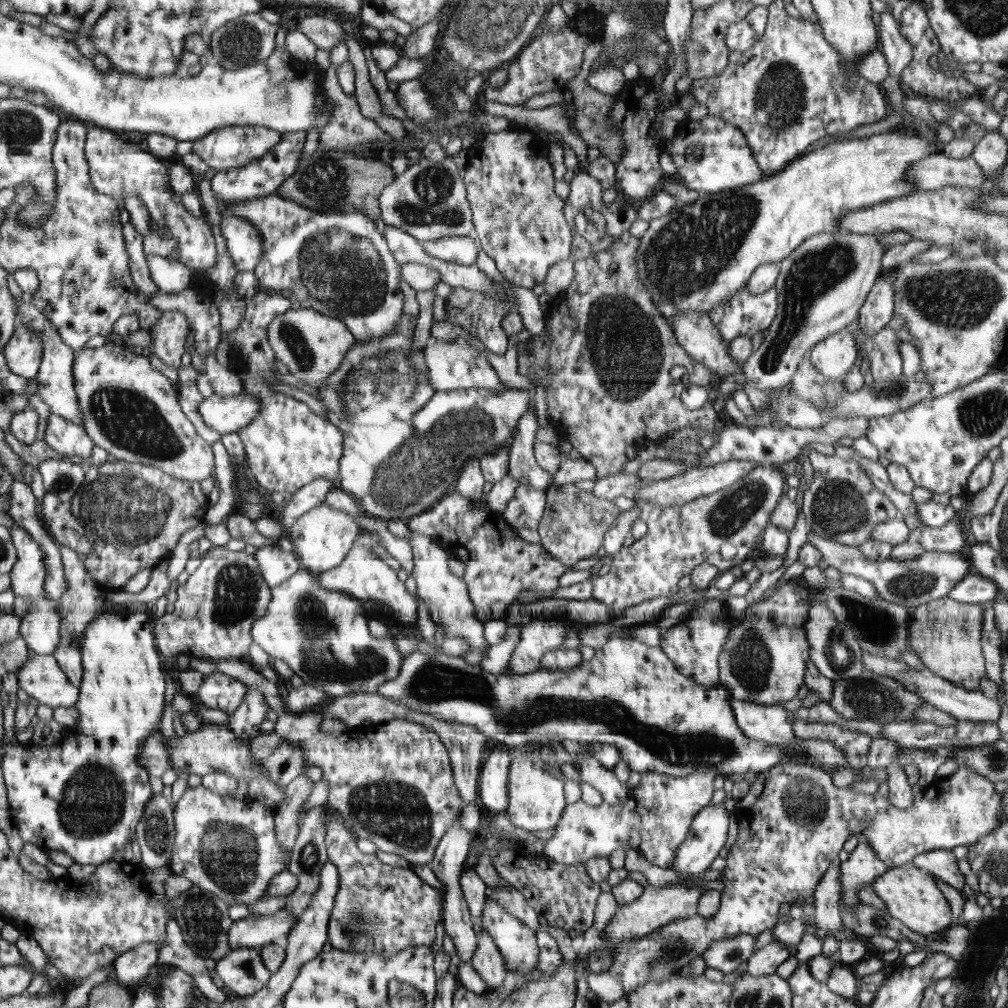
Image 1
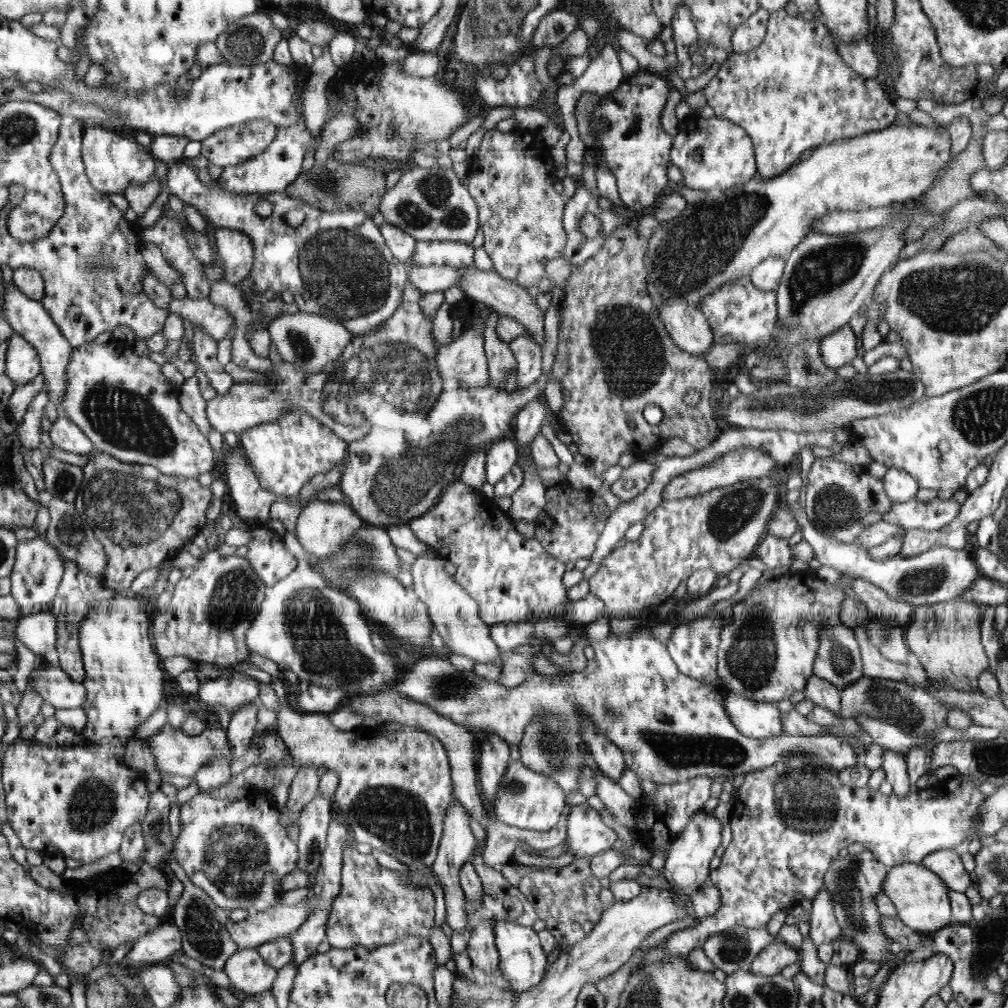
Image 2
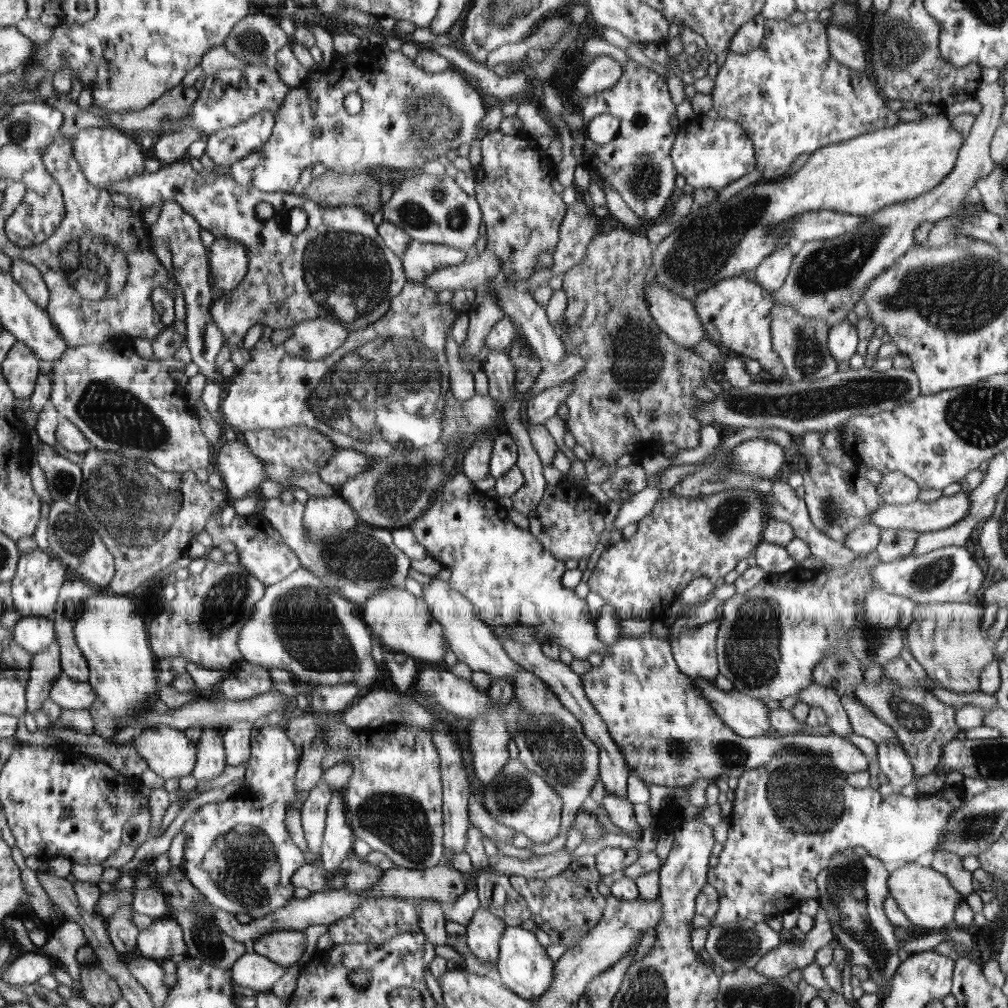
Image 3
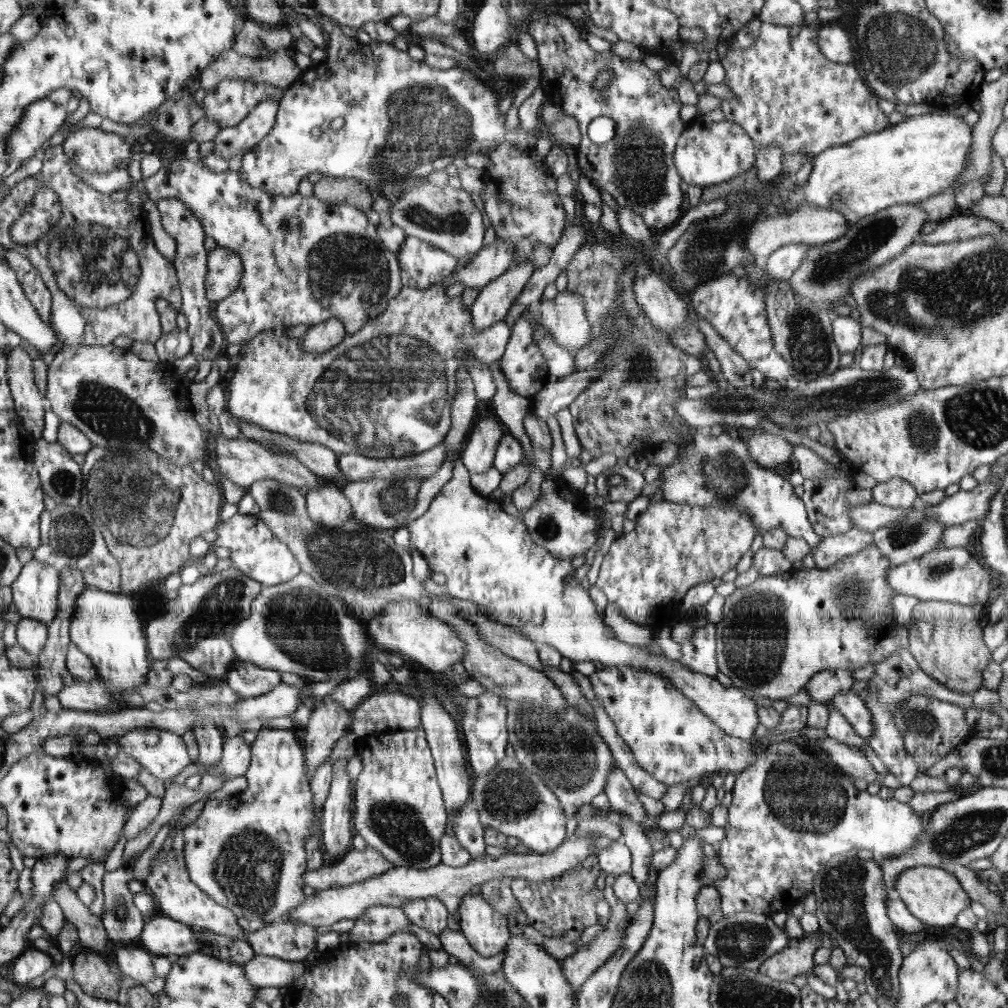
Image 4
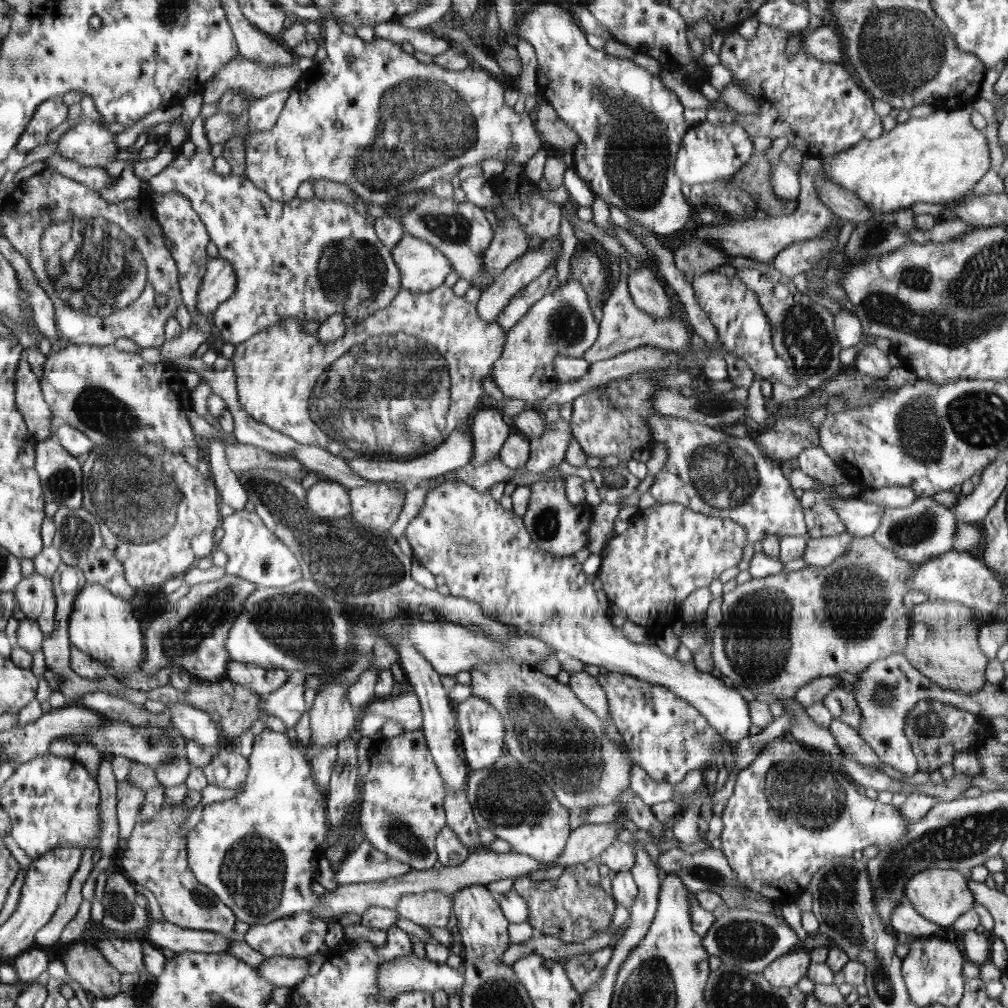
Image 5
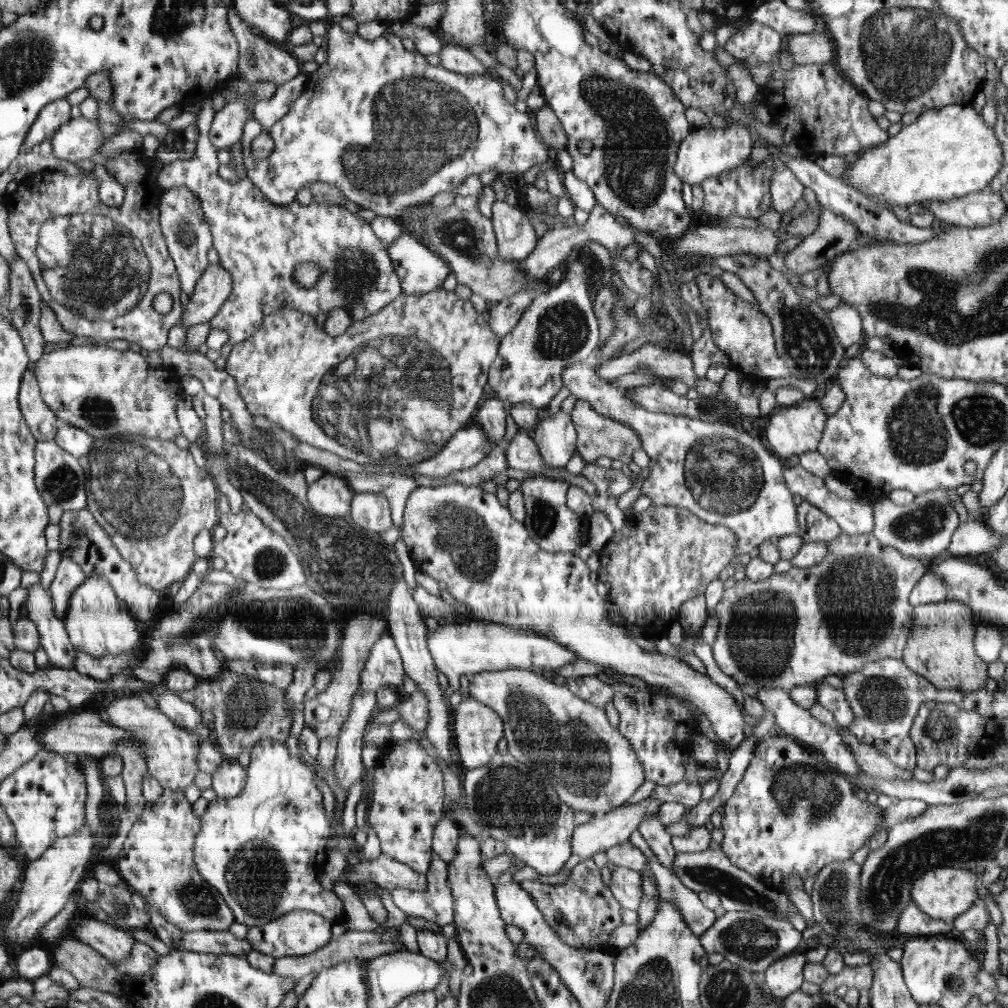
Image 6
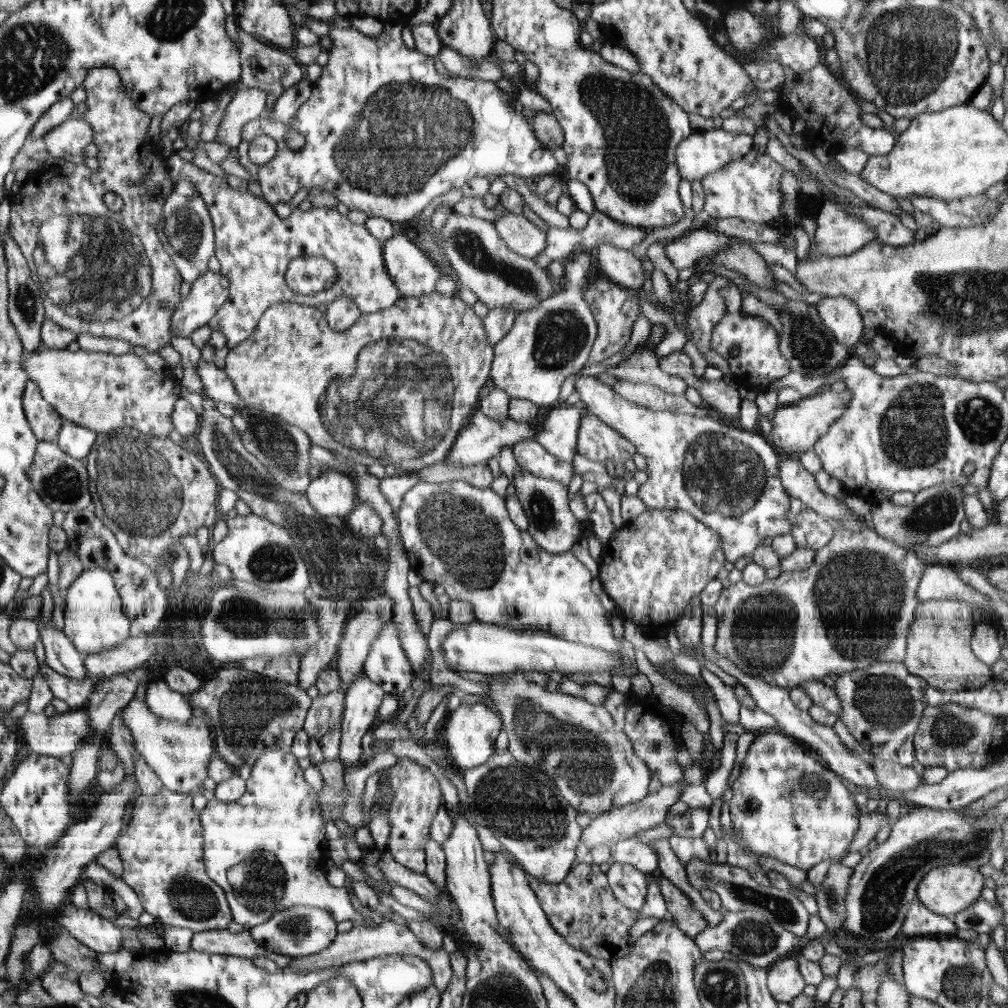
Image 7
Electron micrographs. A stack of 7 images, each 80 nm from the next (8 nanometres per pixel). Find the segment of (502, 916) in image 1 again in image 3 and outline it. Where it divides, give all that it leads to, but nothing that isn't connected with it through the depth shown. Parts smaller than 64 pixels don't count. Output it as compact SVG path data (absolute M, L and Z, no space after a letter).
M506 927L500 942L500 958L496 965L501 974L502 984L534 1004L537 998L547 991L553 979L554 963L546 948L537 939L535 932L520 927Z

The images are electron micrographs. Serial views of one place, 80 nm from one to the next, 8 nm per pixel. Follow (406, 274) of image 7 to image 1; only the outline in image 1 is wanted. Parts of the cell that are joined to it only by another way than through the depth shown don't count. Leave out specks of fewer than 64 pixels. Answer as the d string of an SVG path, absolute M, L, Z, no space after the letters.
M451 236L428 240L425 251L434 258L463 265L474 265L480 247L476 237Z

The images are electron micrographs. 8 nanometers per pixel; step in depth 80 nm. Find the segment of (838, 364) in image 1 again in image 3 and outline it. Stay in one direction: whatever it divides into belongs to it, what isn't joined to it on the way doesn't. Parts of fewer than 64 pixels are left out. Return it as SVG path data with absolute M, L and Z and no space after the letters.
M846 320L830 328L828 334L828 351L836 363L850 361L857 353L859 338L857 328Z

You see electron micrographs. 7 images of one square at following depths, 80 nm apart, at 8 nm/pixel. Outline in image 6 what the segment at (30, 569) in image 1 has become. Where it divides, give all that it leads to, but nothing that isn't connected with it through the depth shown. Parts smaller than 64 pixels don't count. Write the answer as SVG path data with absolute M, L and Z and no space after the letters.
M40 581L28 587L25 598L27 617L37 624L41 635L41 647L47 652L50 666L59 669L75 669L76 649L69 641L64 621L56 618L51 594Z

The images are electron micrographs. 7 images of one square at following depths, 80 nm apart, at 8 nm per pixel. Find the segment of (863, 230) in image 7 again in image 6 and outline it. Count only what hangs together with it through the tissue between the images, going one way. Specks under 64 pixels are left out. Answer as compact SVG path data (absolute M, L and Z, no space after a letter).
M821 207L819 225L816 232L803 237L801 241L784 256L786 268L793 274L801 275L808 270L814 270L832 261L836 256L857 248L857 238L860 232L855 224L848 222L843 216Z

